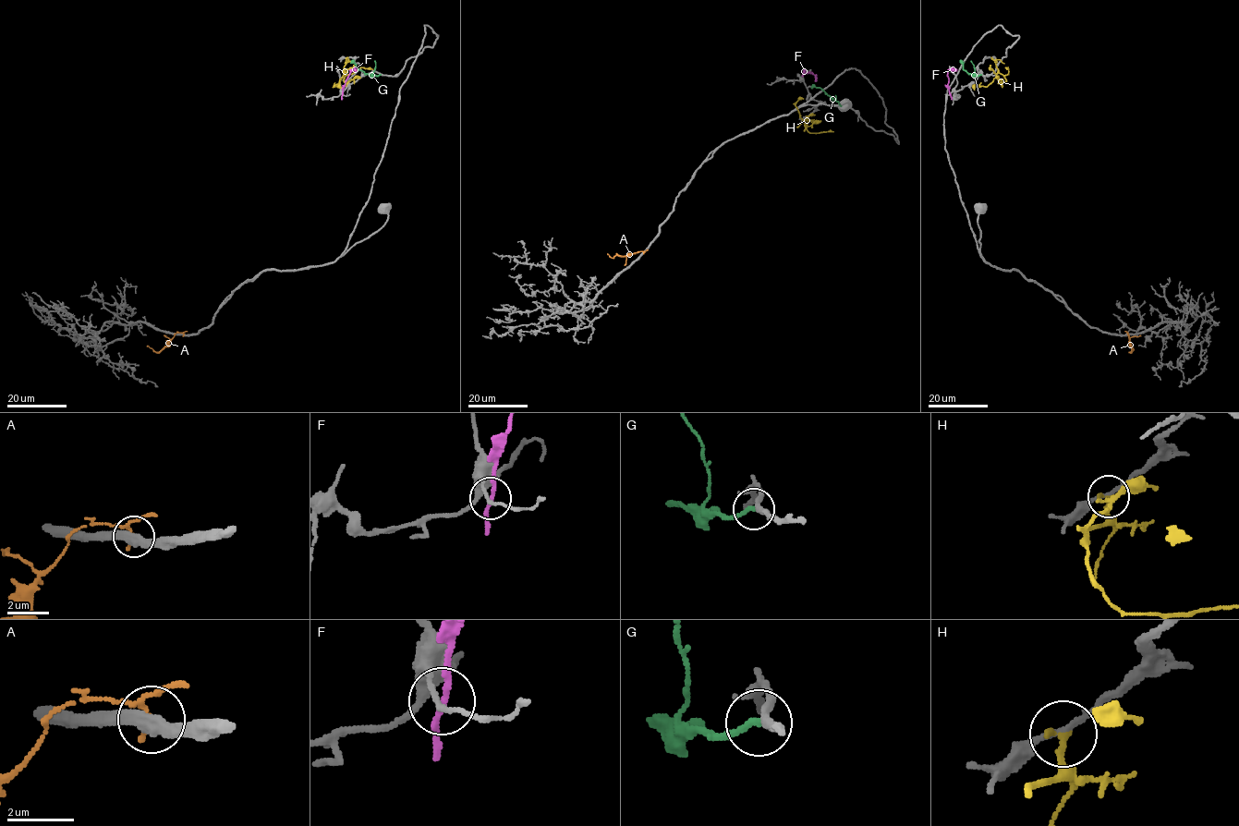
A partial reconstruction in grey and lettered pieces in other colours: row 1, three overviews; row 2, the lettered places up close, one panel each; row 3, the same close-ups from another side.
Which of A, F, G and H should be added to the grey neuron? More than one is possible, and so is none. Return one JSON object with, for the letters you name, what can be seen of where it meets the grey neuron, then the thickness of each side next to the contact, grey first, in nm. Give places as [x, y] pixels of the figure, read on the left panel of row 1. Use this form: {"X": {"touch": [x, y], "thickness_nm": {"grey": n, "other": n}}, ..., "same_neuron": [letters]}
{"G": {"touch": [380, 75], "thickness_nm": {"grey": 240, "other": 190}}, "same_neuron": ["G"]}

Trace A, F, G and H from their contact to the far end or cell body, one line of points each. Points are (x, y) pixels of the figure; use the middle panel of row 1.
A: (644, 252), (615, 255), (613, 258), (608, 253)
F: (803, 75), (810, 72), (815, 75), (815, 81)
G: (841, 105), (812, 85)
H: (807, 116), (805, 122), (795, 105), (798, 99), (803, 99)

